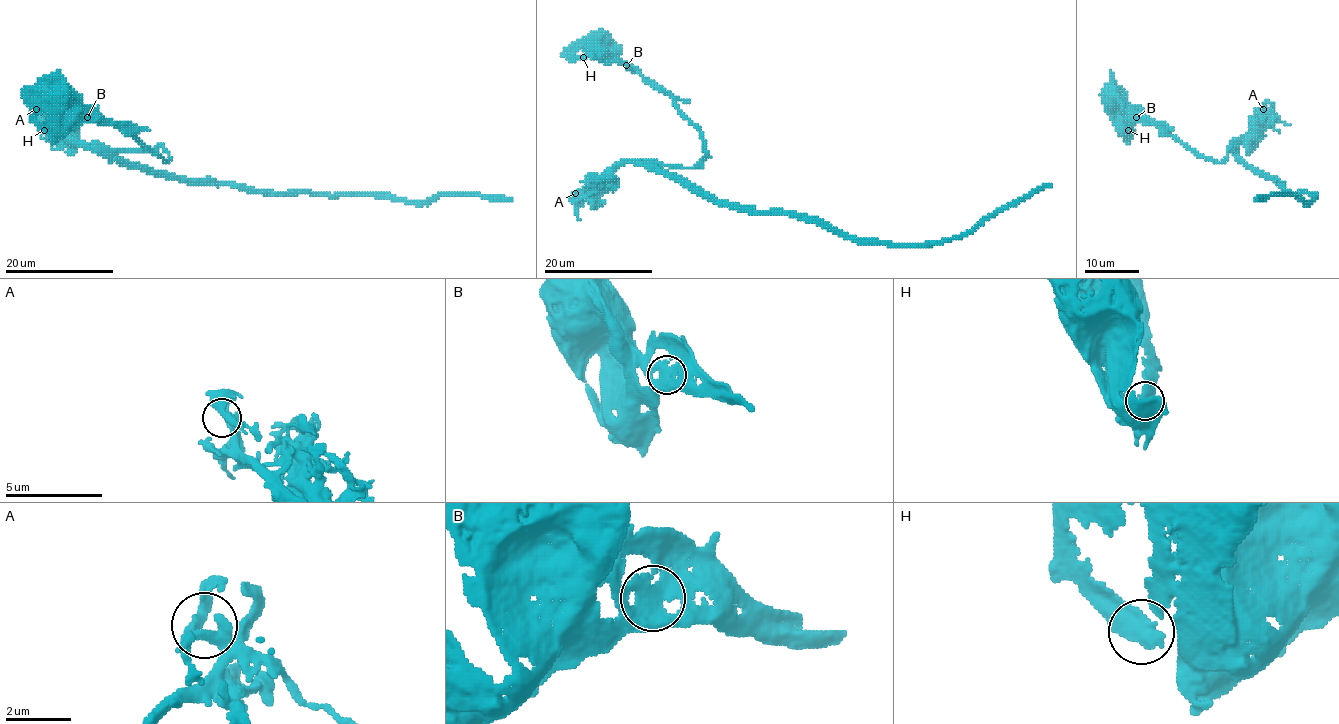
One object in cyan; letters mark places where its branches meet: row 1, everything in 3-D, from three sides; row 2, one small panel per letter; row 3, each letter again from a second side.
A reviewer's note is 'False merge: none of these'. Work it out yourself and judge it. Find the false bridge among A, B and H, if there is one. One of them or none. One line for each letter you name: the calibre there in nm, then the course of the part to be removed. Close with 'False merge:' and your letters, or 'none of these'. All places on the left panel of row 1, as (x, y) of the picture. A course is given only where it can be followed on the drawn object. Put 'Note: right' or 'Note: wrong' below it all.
False merge: none of these
Note: right

